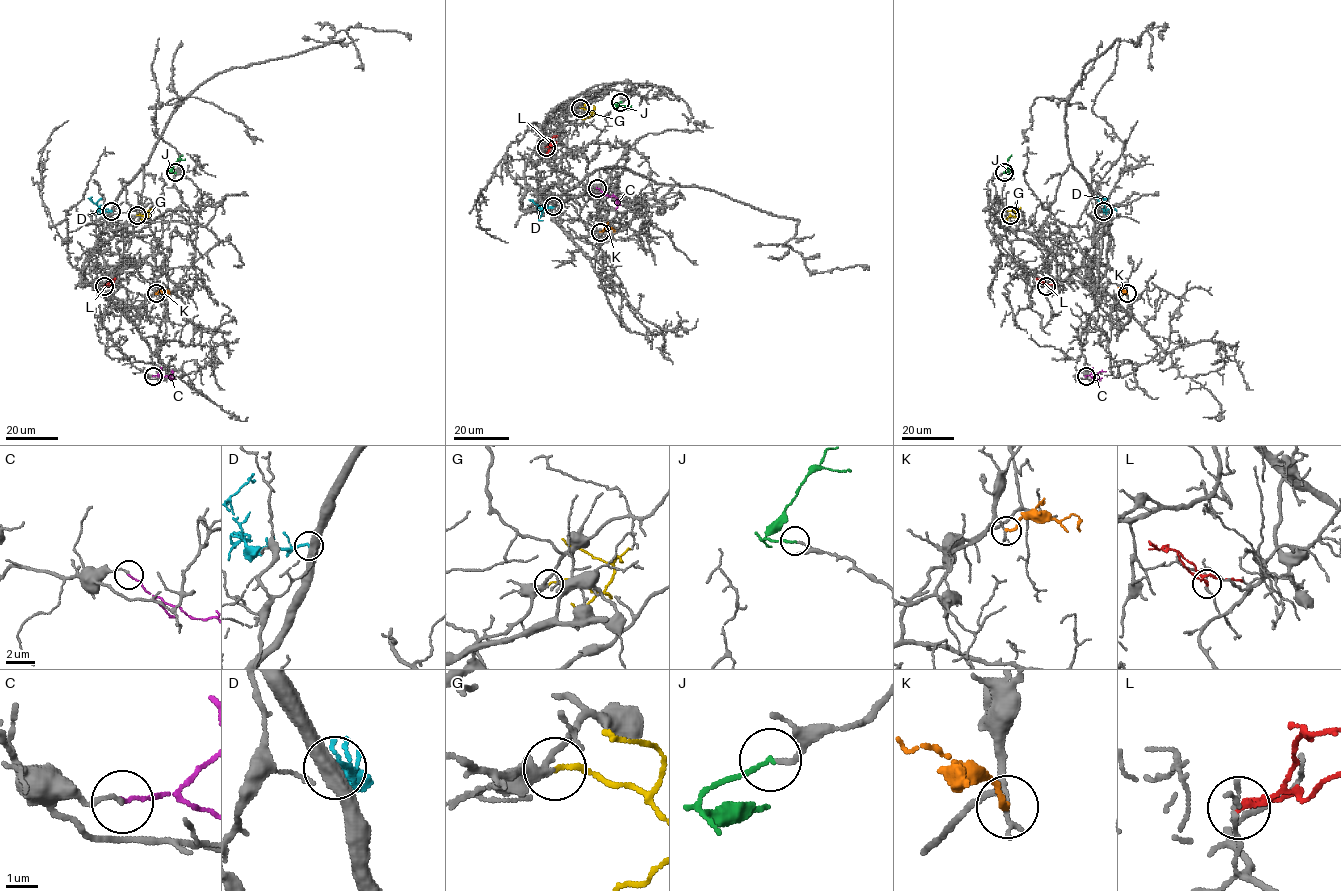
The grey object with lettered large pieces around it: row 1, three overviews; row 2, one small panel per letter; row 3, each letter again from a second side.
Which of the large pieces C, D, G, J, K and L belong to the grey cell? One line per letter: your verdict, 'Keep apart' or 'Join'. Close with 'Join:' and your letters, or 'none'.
C: Join
D: Keep apart
G: Join
J: Join
K: Keep apart
L: Keep apart
Join: C, G, J

